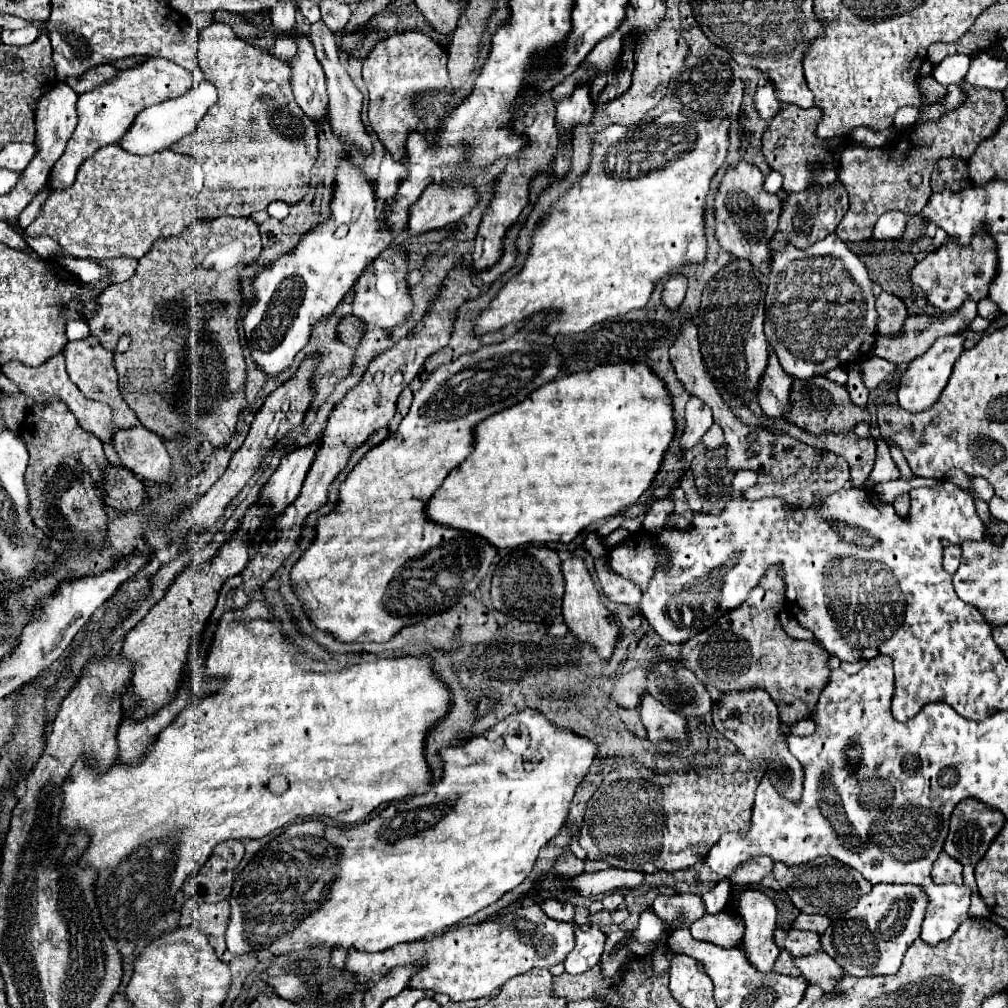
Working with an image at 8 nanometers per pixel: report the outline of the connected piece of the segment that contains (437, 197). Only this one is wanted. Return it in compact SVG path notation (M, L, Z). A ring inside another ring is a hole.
M459 181L435 183L435 187L427 187L417 203L409 207L407 229L411 235L421 235L455 225L477 203L479 201L473 185L463 185Z

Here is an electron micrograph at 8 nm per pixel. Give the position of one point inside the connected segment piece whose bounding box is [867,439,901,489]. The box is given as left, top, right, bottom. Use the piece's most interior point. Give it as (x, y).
(885, 470)

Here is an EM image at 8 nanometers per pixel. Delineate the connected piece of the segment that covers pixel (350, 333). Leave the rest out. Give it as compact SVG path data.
M347 315L337 325L337 339L347 347L357 347L357 339L363 337L363 331L363 323L359 323L359 319L353 319L353 315Z

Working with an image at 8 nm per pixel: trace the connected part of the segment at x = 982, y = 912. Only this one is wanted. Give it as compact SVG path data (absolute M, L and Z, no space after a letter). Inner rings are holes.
M977 891L971 893L971 907L969 907L969 917L991 917L989 907L983 903L981 895Z

